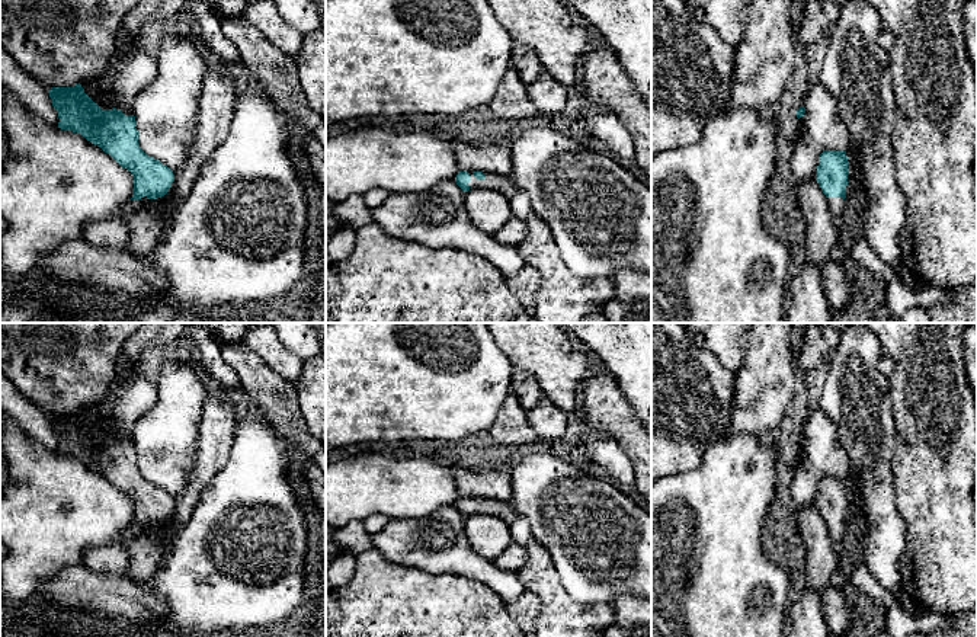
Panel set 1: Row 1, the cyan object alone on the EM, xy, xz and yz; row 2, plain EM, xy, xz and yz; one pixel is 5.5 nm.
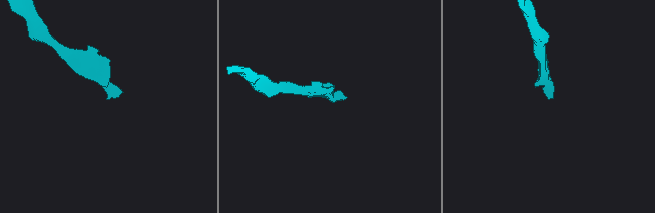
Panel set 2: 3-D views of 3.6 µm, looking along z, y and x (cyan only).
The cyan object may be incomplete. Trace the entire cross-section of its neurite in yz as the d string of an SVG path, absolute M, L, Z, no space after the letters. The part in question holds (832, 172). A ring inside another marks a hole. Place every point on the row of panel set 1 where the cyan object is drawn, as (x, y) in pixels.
M826 150L819 157L816 180L827 196L829 209L835 221L840 221L845 209L848 186L846 151Z

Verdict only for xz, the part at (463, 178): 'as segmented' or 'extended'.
extended

